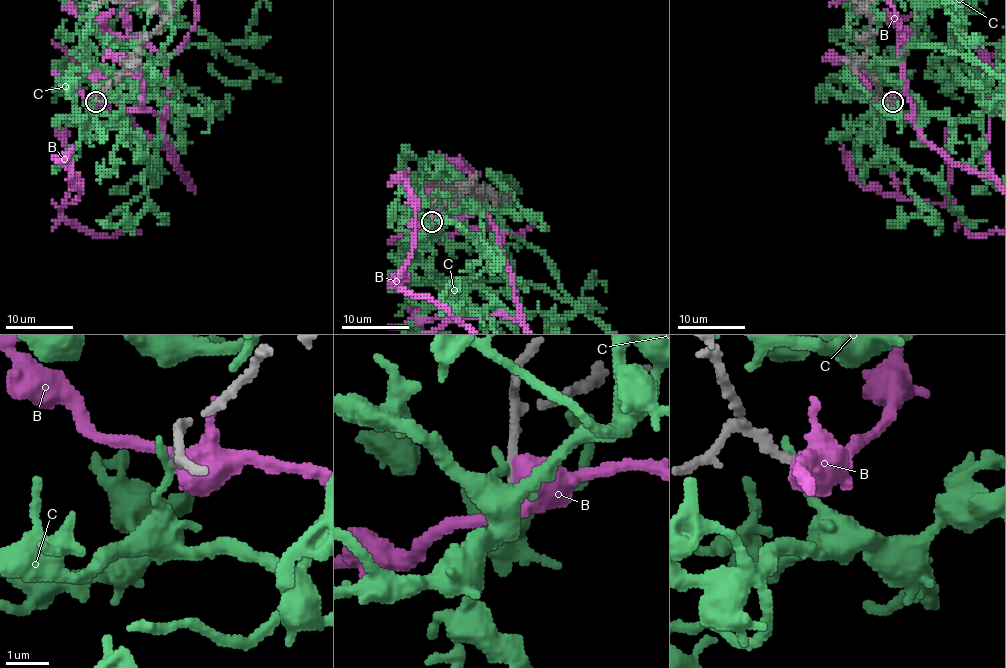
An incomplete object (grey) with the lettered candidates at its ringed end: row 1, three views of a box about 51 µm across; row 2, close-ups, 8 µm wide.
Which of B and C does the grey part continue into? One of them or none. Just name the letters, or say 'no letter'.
no letter

